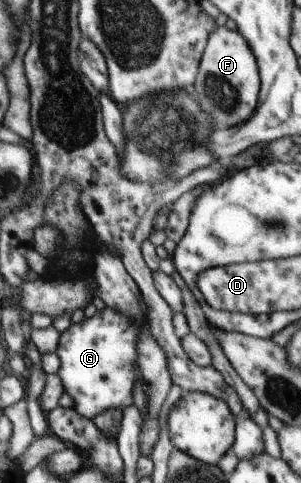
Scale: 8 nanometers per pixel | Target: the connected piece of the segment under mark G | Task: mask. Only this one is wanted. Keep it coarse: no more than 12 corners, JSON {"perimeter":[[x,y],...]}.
{"perimeter":[[106,305],[56,348],[74,410],[134,404],[149,314]]}

